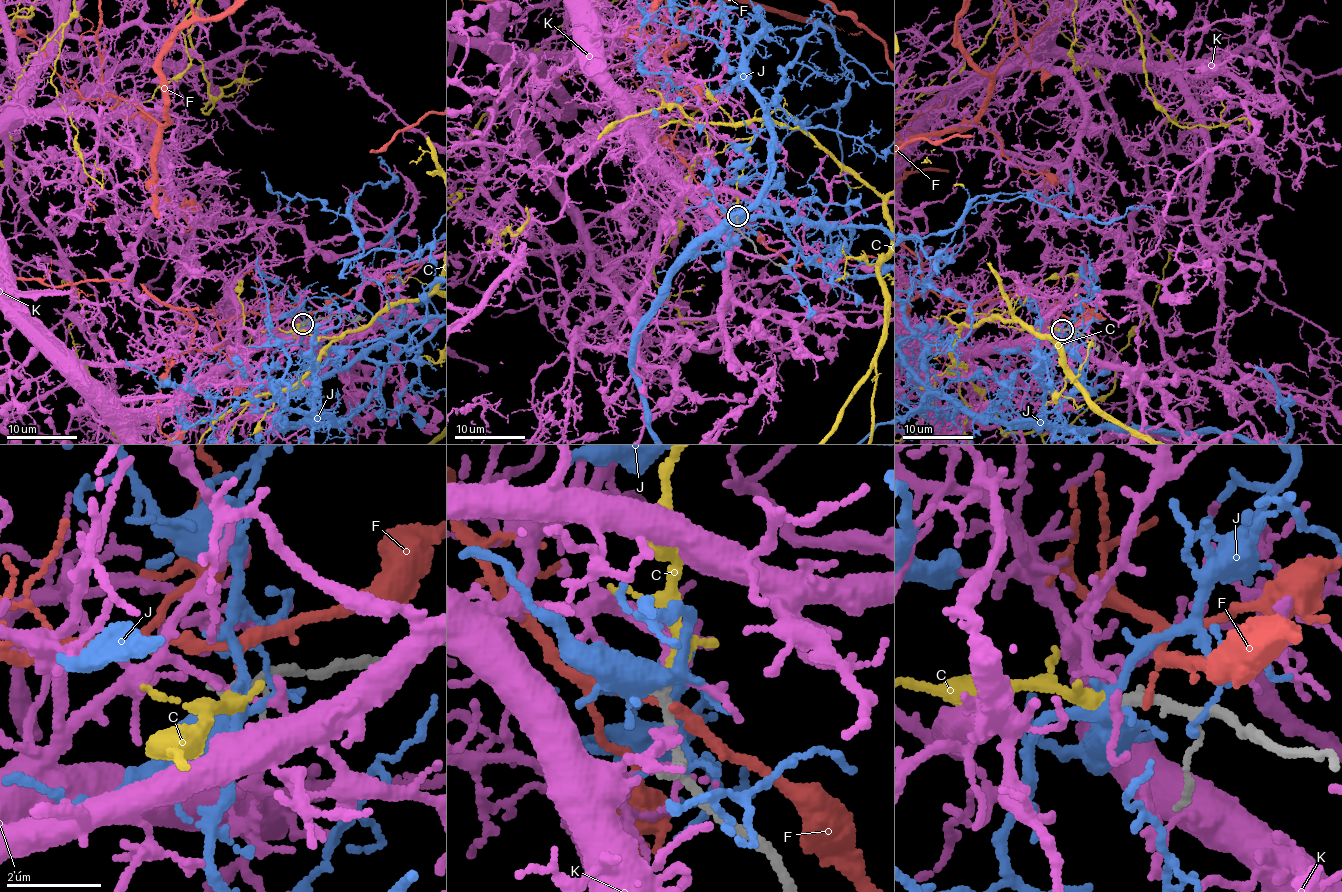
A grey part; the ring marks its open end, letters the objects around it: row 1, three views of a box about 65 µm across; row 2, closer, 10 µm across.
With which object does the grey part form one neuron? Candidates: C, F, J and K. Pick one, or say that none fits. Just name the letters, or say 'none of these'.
C

